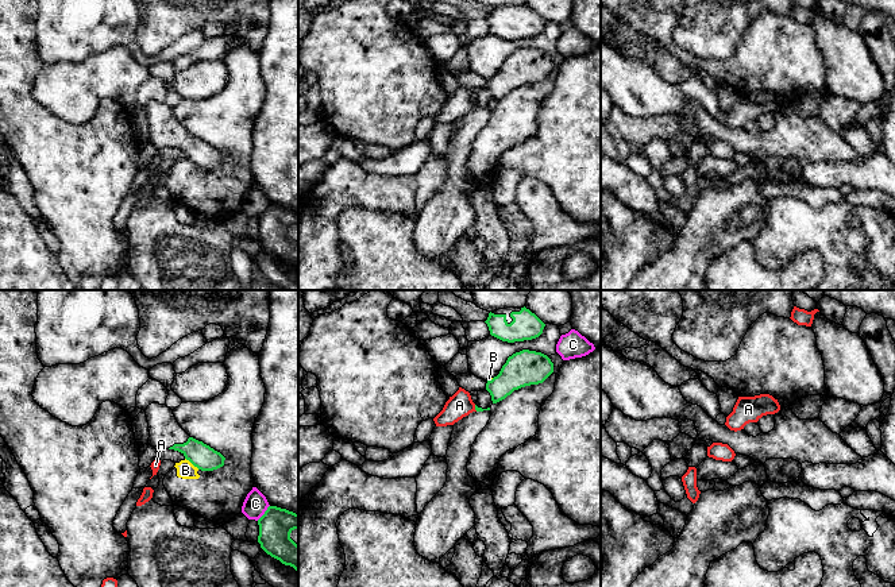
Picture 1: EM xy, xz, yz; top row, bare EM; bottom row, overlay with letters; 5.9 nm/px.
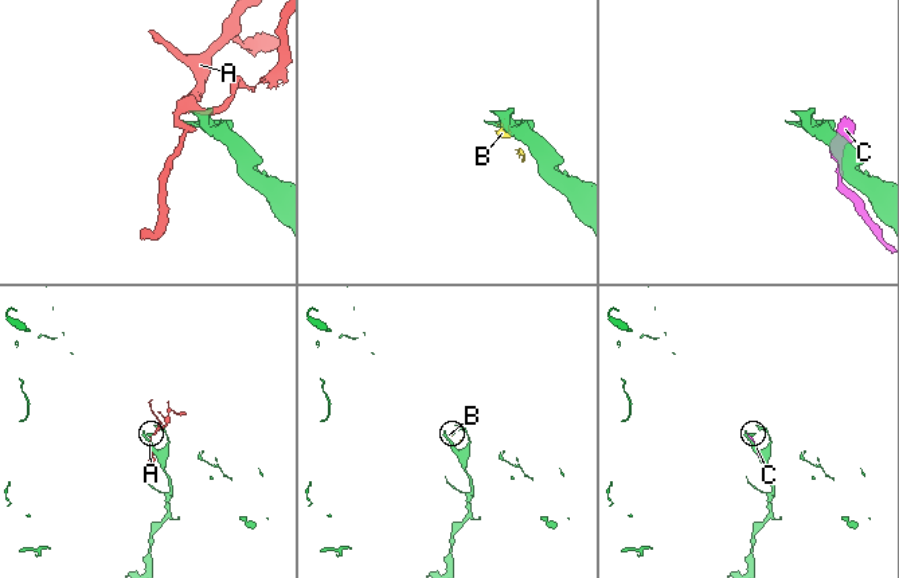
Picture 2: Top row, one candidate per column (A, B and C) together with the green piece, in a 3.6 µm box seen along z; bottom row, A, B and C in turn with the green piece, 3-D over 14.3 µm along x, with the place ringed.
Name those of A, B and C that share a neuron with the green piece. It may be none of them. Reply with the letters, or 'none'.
none

